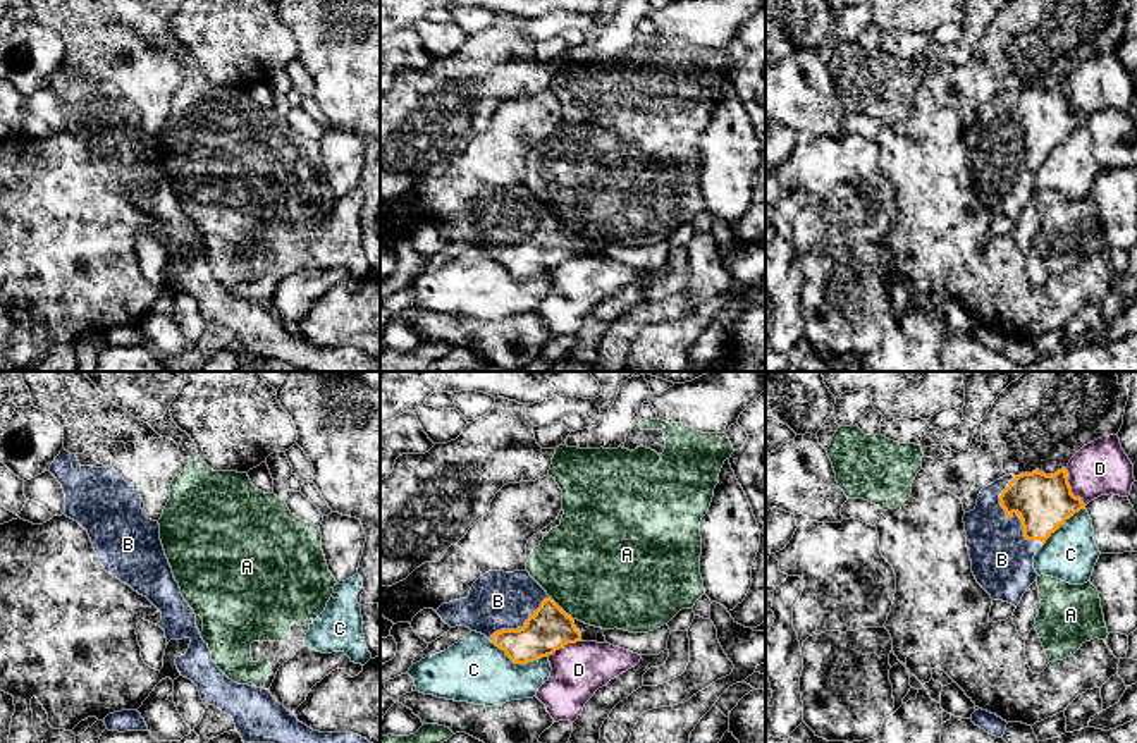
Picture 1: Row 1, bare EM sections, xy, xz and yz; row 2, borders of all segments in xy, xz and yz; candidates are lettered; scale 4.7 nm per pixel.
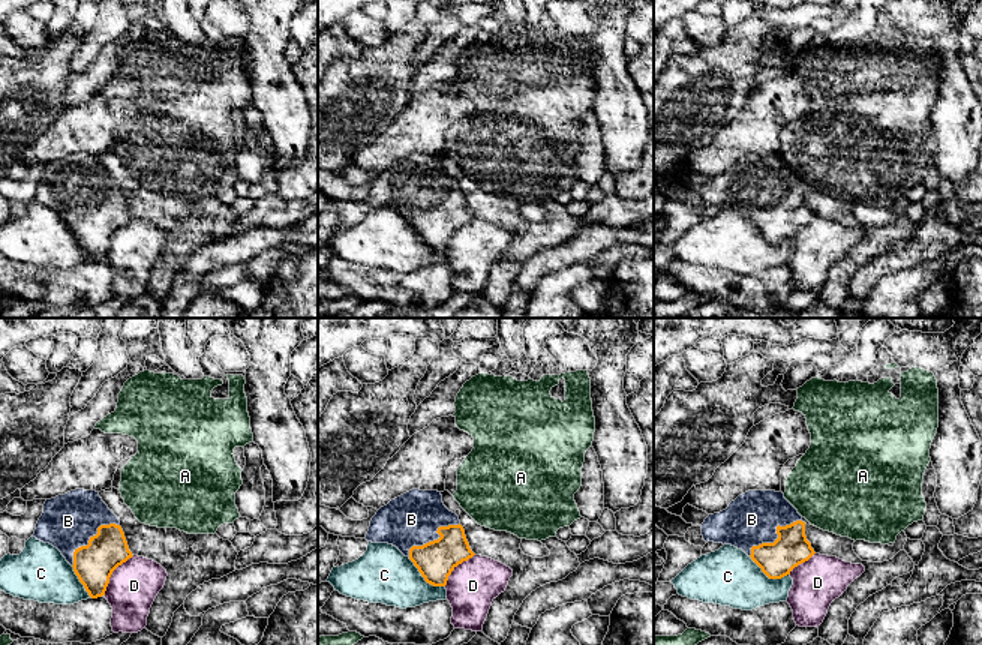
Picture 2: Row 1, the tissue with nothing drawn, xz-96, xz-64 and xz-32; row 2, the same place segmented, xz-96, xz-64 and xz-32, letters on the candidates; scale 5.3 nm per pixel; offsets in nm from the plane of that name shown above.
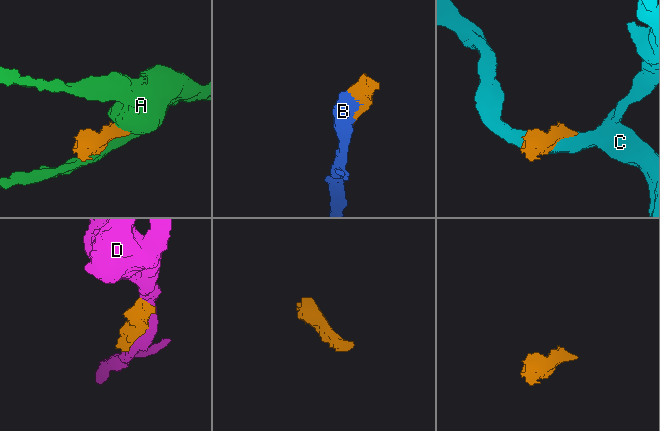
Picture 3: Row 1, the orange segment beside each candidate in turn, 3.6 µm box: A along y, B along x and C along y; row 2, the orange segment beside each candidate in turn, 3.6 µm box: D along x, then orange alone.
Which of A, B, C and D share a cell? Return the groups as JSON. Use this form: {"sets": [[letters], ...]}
{"sets": [["A"], ["B"], ["C"], ["D"]]}

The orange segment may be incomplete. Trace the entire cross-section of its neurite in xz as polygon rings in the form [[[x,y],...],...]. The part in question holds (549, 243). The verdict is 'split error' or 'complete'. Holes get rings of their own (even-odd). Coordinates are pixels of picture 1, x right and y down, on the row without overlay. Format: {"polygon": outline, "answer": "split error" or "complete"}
{"polygon": [[[489,186],[473,198],[466,213],[442,218],[437,229],[451,243],[466,241],[485,249],[514,279],[528,279],[581,256],[575,234],[528,186]]], "answer": "split error"}

